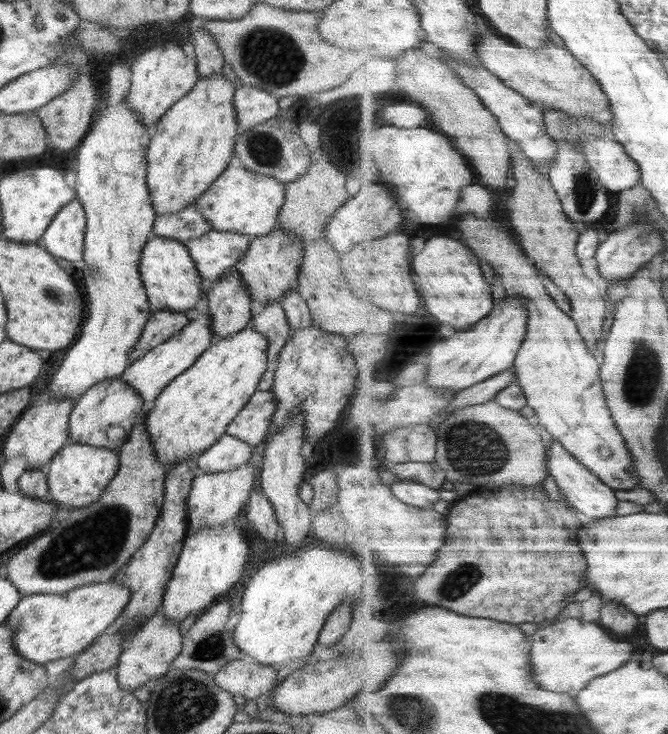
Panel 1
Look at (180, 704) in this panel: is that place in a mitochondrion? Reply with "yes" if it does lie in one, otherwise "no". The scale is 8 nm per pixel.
yes

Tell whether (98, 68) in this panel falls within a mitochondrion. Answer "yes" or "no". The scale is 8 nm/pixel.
no

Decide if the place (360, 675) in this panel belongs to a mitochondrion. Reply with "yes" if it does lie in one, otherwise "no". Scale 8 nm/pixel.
no

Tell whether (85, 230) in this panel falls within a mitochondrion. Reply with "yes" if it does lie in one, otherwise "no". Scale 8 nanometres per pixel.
no

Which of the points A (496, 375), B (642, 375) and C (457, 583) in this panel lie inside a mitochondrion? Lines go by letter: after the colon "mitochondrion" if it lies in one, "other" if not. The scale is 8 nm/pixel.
A: other
B: mitochondrion
C: mitochondrion

